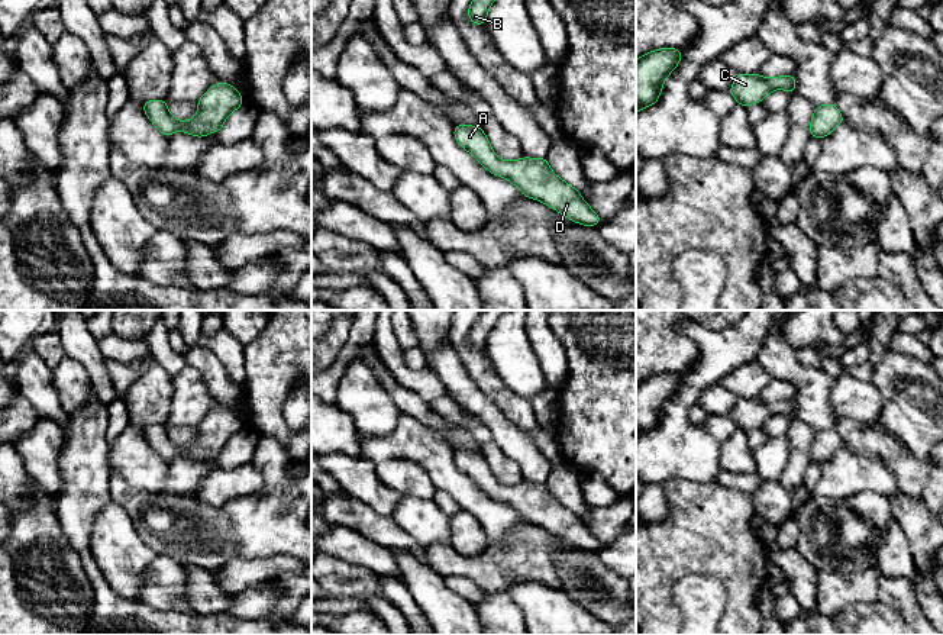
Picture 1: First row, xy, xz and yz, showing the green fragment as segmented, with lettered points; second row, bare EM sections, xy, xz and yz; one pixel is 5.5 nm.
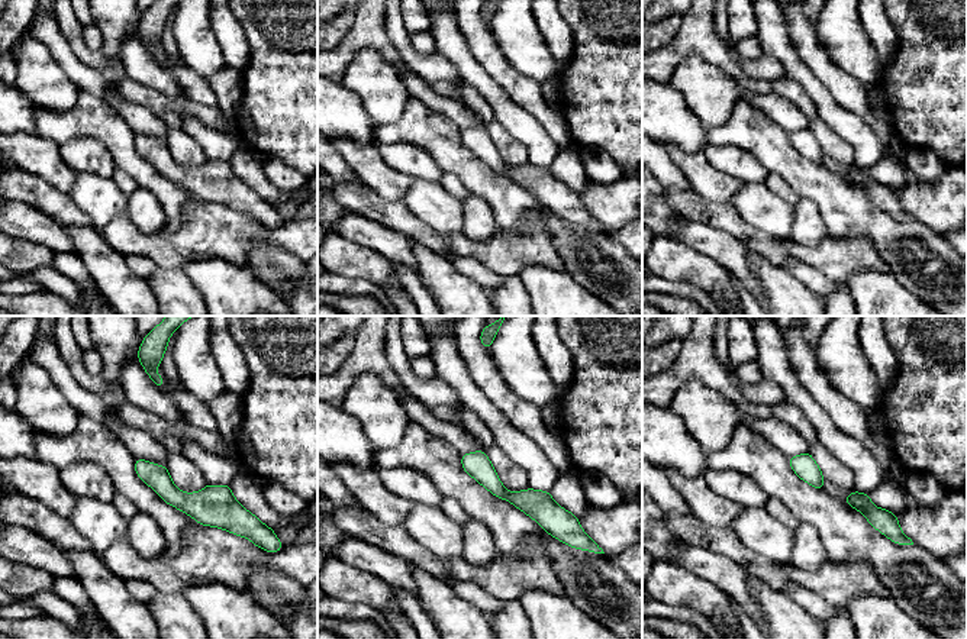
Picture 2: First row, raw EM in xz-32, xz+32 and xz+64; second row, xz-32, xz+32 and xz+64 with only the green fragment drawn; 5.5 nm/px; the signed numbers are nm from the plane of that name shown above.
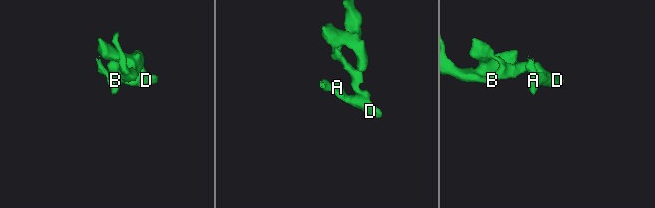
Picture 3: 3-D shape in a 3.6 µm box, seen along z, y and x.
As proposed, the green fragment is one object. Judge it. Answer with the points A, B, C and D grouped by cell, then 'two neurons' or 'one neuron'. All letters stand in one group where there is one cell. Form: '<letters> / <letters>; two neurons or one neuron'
A B C D; one neuron

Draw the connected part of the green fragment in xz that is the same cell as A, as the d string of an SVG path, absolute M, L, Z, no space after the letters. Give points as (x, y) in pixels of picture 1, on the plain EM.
M458 449L453 460L455 465L484 493L513 507L526 522L548 529L578 549L595 551L601 547L582 525L581 518L550 494L546 483L501 484L493 476L481 451Z

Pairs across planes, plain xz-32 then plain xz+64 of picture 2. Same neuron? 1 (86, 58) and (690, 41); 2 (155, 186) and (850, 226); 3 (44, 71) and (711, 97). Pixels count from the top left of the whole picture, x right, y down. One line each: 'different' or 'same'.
1: different
2: same
3: same

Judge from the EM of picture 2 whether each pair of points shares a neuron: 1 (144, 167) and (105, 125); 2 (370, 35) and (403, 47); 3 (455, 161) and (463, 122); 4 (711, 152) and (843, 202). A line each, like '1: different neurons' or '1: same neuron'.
1: same neuron
2: different neurons
3: different neurons
4: different neurons

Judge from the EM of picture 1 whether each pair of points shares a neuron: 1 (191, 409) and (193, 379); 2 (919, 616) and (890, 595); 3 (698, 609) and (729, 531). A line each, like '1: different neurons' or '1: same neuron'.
1: same neuron
2: same neuron
3: different neurons

